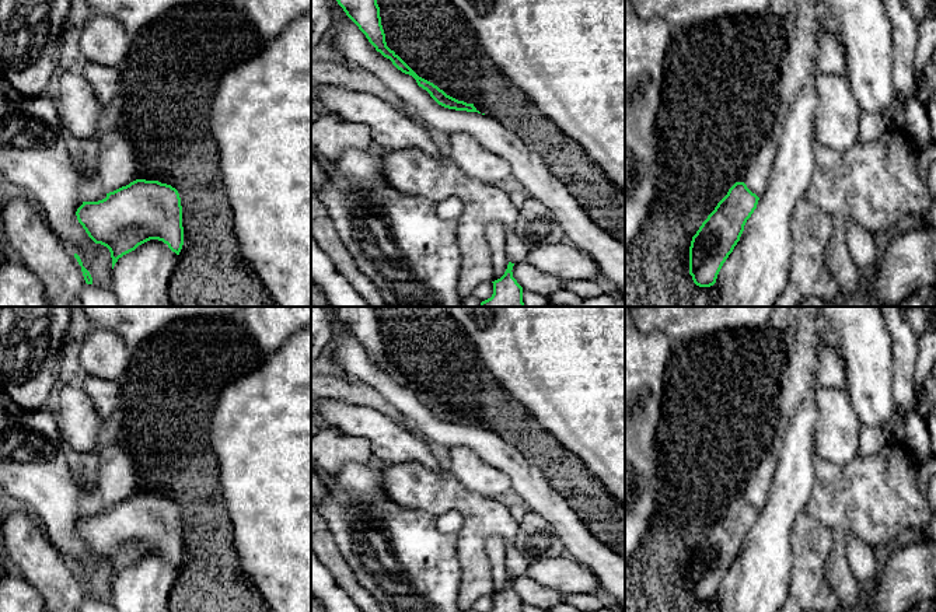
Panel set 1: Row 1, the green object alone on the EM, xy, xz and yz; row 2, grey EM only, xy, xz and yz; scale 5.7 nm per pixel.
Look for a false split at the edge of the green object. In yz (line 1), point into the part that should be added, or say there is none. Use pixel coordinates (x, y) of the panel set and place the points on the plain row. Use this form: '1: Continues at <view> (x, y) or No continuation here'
1: No continuation here

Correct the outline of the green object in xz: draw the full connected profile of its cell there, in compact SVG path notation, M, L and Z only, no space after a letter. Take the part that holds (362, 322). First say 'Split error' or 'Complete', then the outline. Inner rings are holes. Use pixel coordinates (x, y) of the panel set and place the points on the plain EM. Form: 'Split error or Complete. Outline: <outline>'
Complete. Outline: M335 307L338 318L346 329L359 340L369 356L384 371L405 388L412 389L418 399L426 403L441 420L455 424L478 426L474 417L467 417L447 409L433 396L419 391L394 364L387 360L385 347L381 339L380 321L374 307Z

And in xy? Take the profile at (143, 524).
Complete. Outline: M136 493L98 515L83 515L76 525L88 550L106 560L112 583L139 559L158 553L179 569L184 559L182 520L175 501Z

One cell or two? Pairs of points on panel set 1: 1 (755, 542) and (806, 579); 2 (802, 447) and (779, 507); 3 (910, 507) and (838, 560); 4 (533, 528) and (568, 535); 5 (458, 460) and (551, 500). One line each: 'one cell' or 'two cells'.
1: two cells
2: one cell
3: one cell
4: two cells
5: two cells

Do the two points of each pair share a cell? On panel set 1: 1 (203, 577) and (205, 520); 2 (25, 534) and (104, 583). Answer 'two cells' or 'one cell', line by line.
1: one cell
2: two cells

